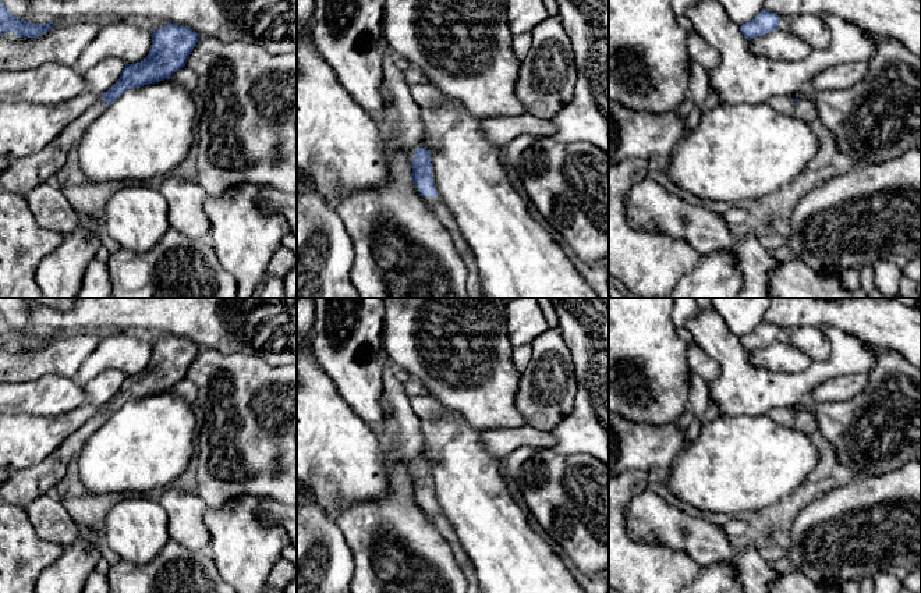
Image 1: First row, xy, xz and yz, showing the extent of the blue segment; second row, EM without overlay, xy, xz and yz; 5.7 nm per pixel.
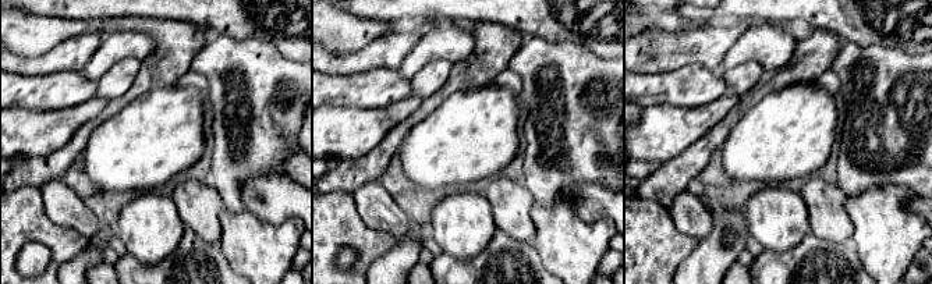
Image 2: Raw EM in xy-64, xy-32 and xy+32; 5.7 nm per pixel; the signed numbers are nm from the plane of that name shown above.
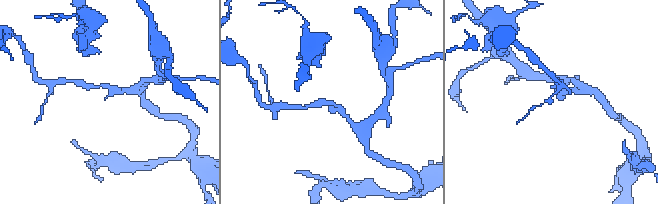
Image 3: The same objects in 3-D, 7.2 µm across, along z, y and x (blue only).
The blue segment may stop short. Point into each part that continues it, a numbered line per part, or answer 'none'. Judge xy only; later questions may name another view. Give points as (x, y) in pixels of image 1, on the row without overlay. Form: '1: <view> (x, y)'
1: xy (24, 486)

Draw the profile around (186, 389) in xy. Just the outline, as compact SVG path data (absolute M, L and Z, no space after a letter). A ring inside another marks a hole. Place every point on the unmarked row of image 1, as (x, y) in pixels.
M183 379L181 381L176 383L170 391L184 398L188 404L195 405L198 390L191 380Z

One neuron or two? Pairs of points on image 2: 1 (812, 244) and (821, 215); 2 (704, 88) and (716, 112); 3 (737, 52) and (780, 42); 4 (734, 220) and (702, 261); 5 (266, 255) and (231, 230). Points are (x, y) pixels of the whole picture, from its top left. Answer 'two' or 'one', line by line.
1: two
2: two
3: one
4: one
5: one

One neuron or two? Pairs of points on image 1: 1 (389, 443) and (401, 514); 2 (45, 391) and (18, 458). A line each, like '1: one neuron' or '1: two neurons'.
1: one neuron
2: two neurons

